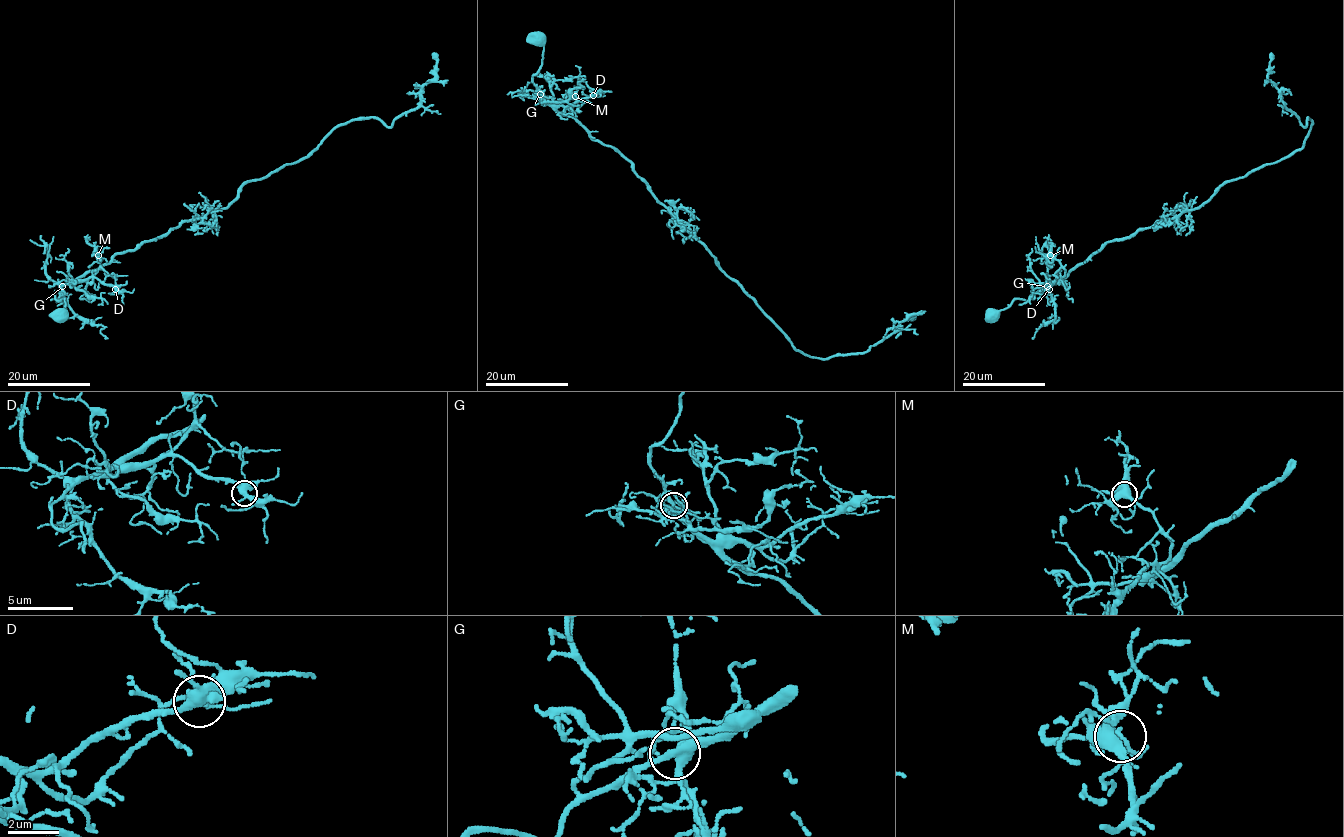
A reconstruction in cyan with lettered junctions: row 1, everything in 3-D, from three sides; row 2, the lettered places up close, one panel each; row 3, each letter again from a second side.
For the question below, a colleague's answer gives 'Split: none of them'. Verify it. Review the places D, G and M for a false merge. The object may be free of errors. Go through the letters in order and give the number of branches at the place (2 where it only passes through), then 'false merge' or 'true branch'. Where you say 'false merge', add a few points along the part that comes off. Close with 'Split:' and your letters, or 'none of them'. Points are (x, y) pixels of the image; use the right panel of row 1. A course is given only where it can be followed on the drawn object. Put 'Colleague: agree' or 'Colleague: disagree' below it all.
D: 5 | true branch
G: 5 | true branch
M: 5 | true branch
Split: none of them
Colleague: agree

